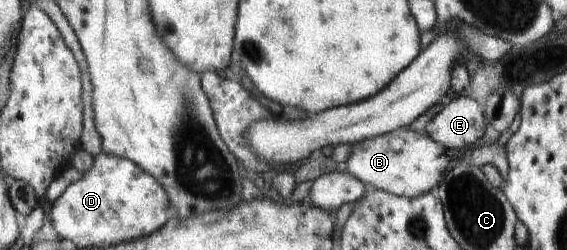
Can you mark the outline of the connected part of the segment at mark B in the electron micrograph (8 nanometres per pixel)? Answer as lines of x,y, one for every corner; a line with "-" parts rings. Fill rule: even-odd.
407,127
353,144
350,156
342,167
350,176
358,178
364,184
370,184
373,189
412,198
435,192
452,162
446,150
423,131
416,132

